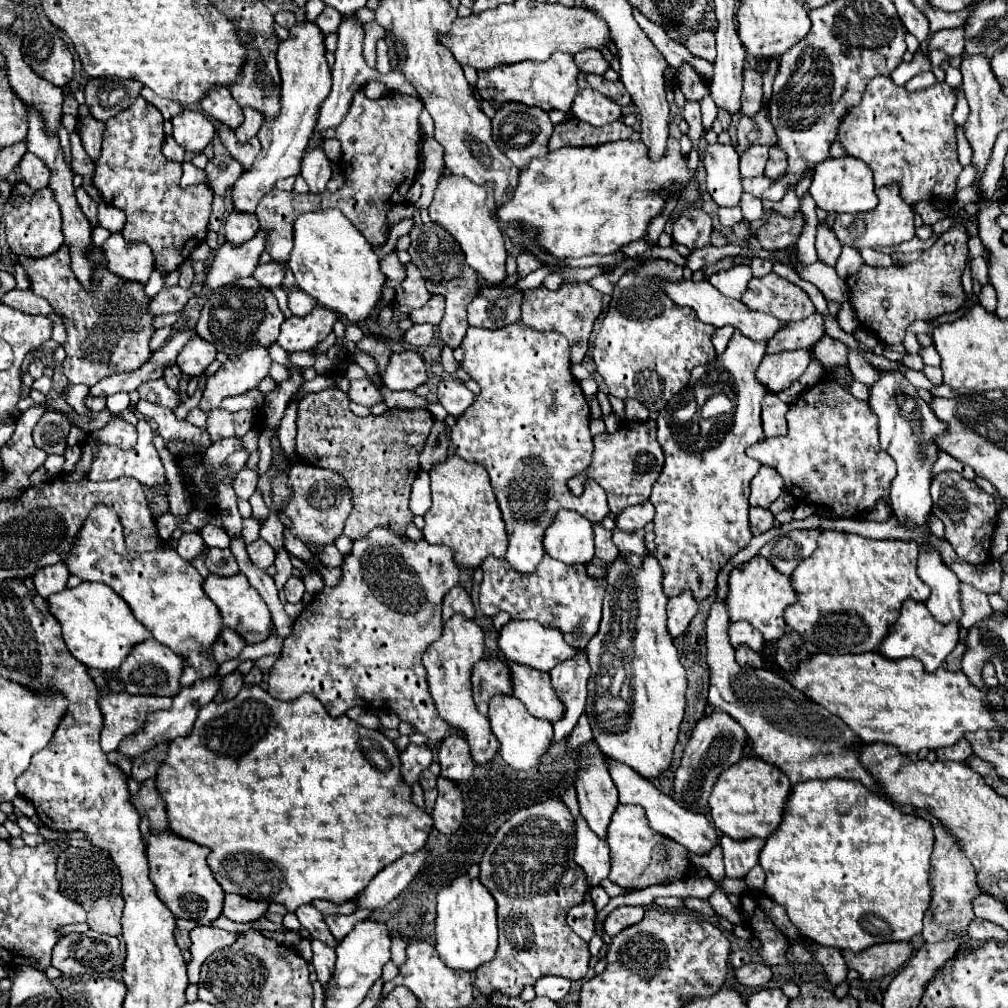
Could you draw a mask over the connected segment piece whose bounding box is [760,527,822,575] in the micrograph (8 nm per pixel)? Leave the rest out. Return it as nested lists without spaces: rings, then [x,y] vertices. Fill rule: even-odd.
[[[820,527],[818,529],[794,529],[788,533],[780,533],[760,549],[760,555],[766,557],[784,575],[792,575],[796,565],[814,553],[818,545],[816,543],[818,535],[822,535]]]

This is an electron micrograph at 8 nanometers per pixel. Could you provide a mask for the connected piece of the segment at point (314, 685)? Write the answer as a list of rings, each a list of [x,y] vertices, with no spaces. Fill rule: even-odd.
[[[376,527],[366,539],[354,541],[352,553],[344,557],[342,581],[336,587],[324,587],[316,593],[314,601],[294,621],[294,633],[284,639],[284,651],[270,669],[268,693],[278,701],[290,701],[310,693],[322,701],[332,717],[344,715],[354,705],[392,711],[402,721],[412,723],[418,733],[442,741],[452,735],[452,729],[438,717],[428,691],[422,655],[432,645],[432,639],[440,639],[442,635],[442,597],[456,583],[458,567],[448,547],[426,541],[402,541],[386,527]]]

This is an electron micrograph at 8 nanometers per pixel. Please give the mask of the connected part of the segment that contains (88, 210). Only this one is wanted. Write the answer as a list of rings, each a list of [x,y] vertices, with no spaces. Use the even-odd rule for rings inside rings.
[[[78,187],[78,189],[76,189],[76,197],[78,197],[78,203],[80,203],[84,215],[90,219],[92,227],[96,227],[96,225],[98,225],[98,223],[96,223],[96,207],[98,207],[98,205],[94,203],[94,199],[88,197],[88,193],[84,191],[84,187]]]

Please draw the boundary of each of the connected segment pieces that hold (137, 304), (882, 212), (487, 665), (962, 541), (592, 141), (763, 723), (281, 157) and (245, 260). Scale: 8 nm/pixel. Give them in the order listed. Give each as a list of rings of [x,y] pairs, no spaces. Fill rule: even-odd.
[[[66,245],[50,257],[20,257],[32,281],[30,289],[50,301],[56,313],[64,315],[66,319],[68,339],[64,343],[64,375],[70,379],[70,383],[84,383],[88,387],[92,387],[106,375],[138,369],[150,357],[148,343],[154,333],[154,317],[148,313],[148,299],[142,291],[144,285],[118,279],[116,275],[106,271],[100,247],[92,251],[92,257],[100,269],[90,291],[84,291],[82,285],[76,281],[70,269],[70,255]]]
[[[896,185],[880,187],[878,189],[878,207],[866,213],[838,213],[834,219],[834,233],[842,245],[856,247],[856,249],[876,249],[876,247],[894,247],[904,241],[910,241],[914,237],[914,209],[908,205]]]
[[[482,659],[476,663],[471,683],[474,702],[482,715],[488,715],[488,701],[494,695],[512,695],[510,667],[502,659]]]
[[[956,471],[938,473],[932,479],[930,493],[932,493],[932,501],[934,501],[934,505],[932,505],[934,515],[944,523],[946,539],[954,547],[958,557],[972,565],[986,563],[986,559],[990,555],[990,537],[992,537],[992,531],[998,521],[992,495],[988,495],[984,489],[980,489],[974,481],[966,481]],[[958,517],[962,517],[962,519],[958,521]]]
[[[568,119],[554,127],[554,133],[550,137],[548,149],[556,151],[562,147],[584,147],[584,145],[600,145],[608,141],[628,139],[632,135],[632,127],[626,127],[622,119],[604,125],[604,127],[592,127],[588,123],[582,123],[578,119]]]
[[[714,599],[708,621],[706,621],[706,665],[710,671],[710,691],[708,701],[712,707],[734,715],[734,719],[746,729],[750,743],[754,743],[754,755],[766,763],[776,765],[790,779],[790,785],[808,781],[808,779],[856,779],[866,789],[878,791],[878,783],[866,767],[858,763],[858,751],[862,741],[842,719],[810,703],[802,691],[794,689],[780,673],[764,667],[760,671],[746,671],[738,665],[734,649],[728,641],[730,615],[726,599]]]
[[[312,21],[294,23],[290,27],[288,39],[278,45],[278,69],[282,77],[282,93],[280,103],[282,111],[276,119],[266,119],[262,129],[258,131],[258,139],[262,141],[262,151],[254,161],[252,169],[242,173],[240,179],[232,185],[232,201],[238,211],[254,213],[258,201],[274,189],[274,183],[284,177],[292,177],[300,173],[300,161],[306,151],[308,139],[314,131],[320,103],[328,97],[332,77],[326,63],[326,47],[324,35],[314,27]]]
[[[260,229],[250,243],[244,243],[242,247],[234,247],[232,243],[224,243],[210,265],[206,283],[212,289],[218,289],[222,285],[234,283],[240,277],[248,277],[256,271],[260,263],[260,255],[266,249],[266,233]]]

